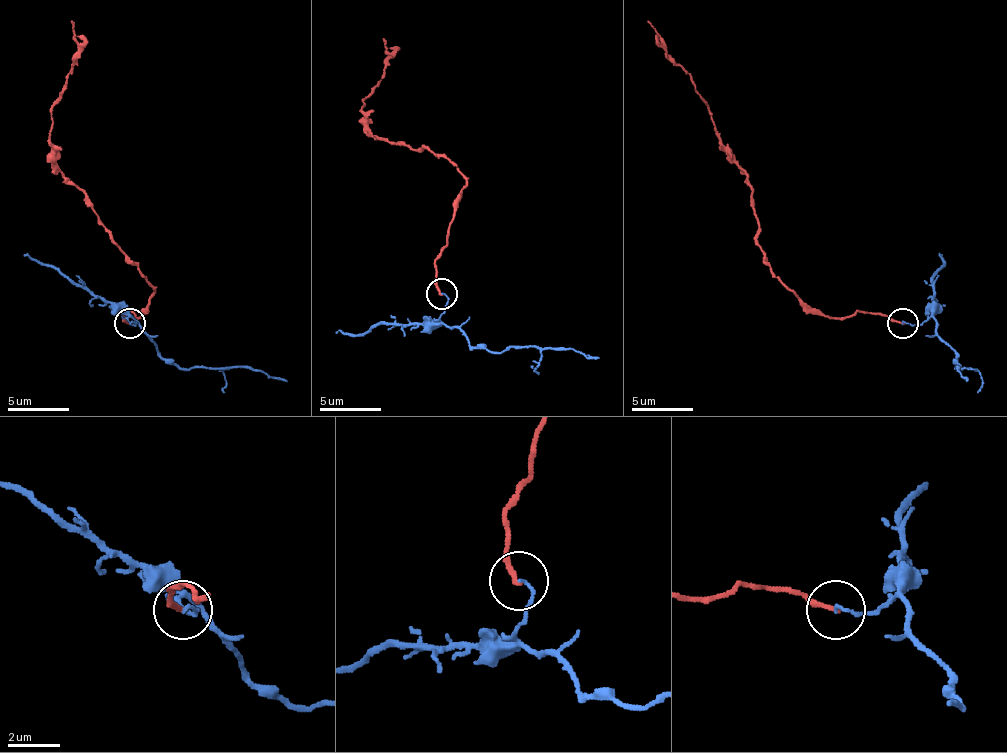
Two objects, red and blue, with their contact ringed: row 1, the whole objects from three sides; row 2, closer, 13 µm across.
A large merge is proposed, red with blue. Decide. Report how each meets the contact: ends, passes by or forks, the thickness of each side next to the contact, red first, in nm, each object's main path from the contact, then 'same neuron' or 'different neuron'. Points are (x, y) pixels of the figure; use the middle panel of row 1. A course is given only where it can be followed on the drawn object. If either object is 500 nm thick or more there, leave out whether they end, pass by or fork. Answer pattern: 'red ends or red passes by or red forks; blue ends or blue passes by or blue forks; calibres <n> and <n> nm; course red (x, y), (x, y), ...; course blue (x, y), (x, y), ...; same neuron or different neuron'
red ends; blue ends; calibres 170 and 110 nm; course red (441, 294), (435, 257), (465, 177), (444, 156), (388, 144), (367, 128), (364, 101), (388, 58), (382, 39); course blue (441, 294), (447, 306), (444, 322), (471, 346), (493, 352), (511, 346), (573, 349), (600, 358); different neuron

